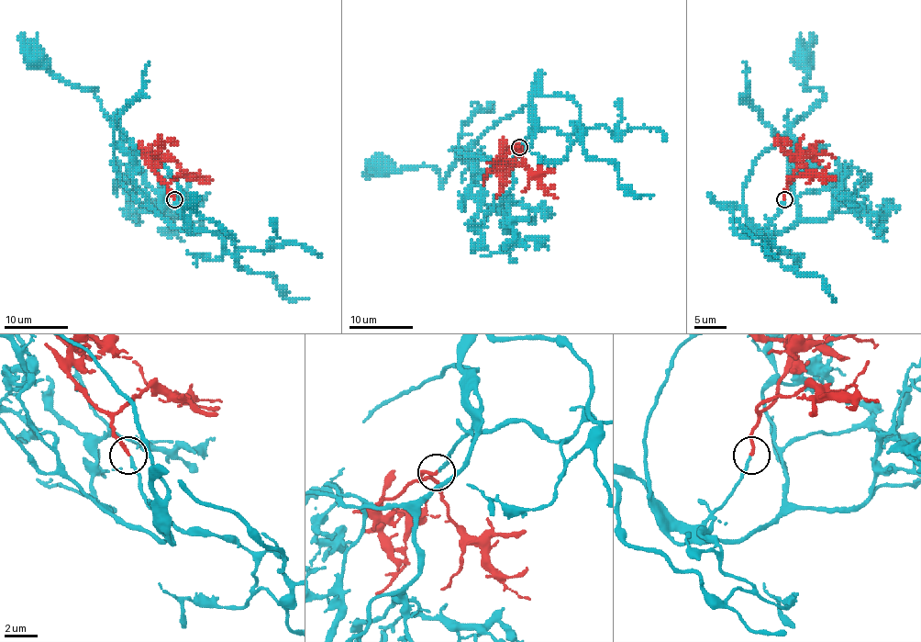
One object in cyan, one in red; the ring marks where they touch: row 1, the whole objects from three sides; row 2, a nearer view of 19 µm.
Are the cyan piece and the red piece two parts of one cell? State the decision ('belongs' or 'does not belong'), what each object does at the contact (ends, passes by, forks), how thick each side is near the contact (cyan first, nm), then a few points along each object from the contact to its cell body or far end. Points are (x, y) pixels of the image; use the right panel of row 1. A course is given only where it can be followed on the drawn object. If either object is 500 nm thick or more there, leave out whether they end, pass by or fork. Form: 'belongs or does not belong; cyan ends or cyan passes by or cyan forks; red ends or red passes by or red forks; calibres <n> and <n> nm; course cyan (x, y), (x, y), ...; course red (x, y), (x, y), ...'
belongs; cyan ends; red ends; calibres 170 and 190 nm; course cyan (785, 200), (764, 227), (753, 222), (743, 208), (753, 162), (823, 93), (804, 88), (805, 65), (801, 58); course red (785, 200), (785, 188), (801, 160), (783, 147), (786, 142), (780, 138)

